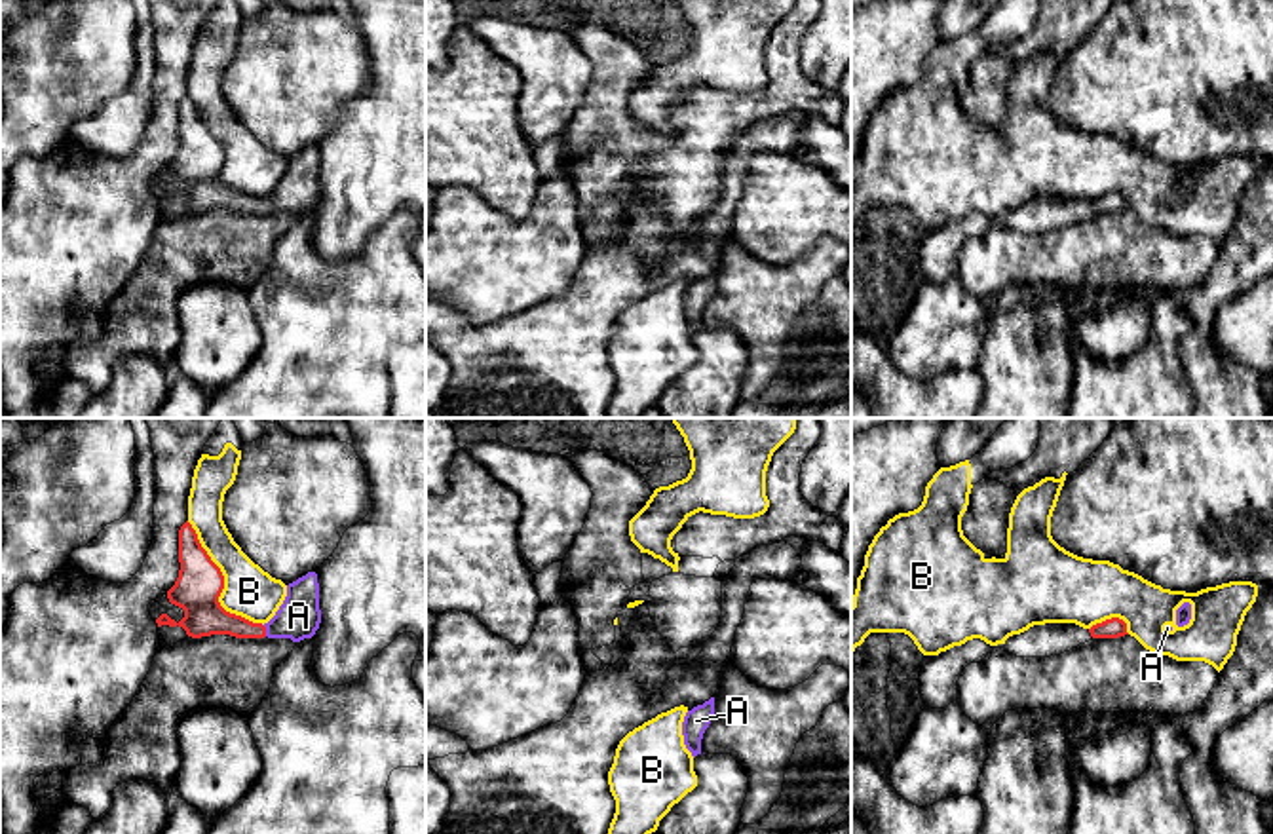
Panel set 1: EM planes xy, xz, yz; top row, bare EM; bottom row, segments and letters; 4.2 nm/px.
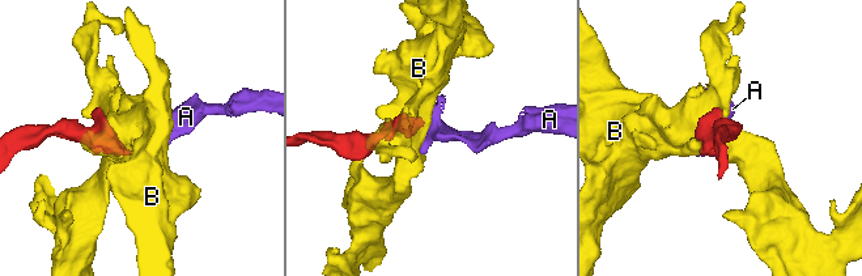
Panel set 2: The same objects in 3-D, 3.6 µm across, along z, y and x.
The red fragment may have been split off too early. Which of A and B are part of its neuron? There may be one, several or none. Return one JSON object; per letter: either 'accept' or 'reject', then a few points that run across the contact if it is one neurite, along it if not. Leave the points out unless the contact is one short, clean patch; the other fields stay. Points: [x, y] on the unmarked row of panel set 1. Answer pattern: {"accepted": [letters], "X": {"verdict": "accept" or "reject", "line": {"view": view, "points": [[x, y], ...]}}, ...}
{"accepted": ["A"], "A": {"verdict": "accept", "line": {"view": "xy", "points": [[208, 190], [246, 204], [265, 206], [299, 190]]}}, "B": {"verdict": "reject"}}

